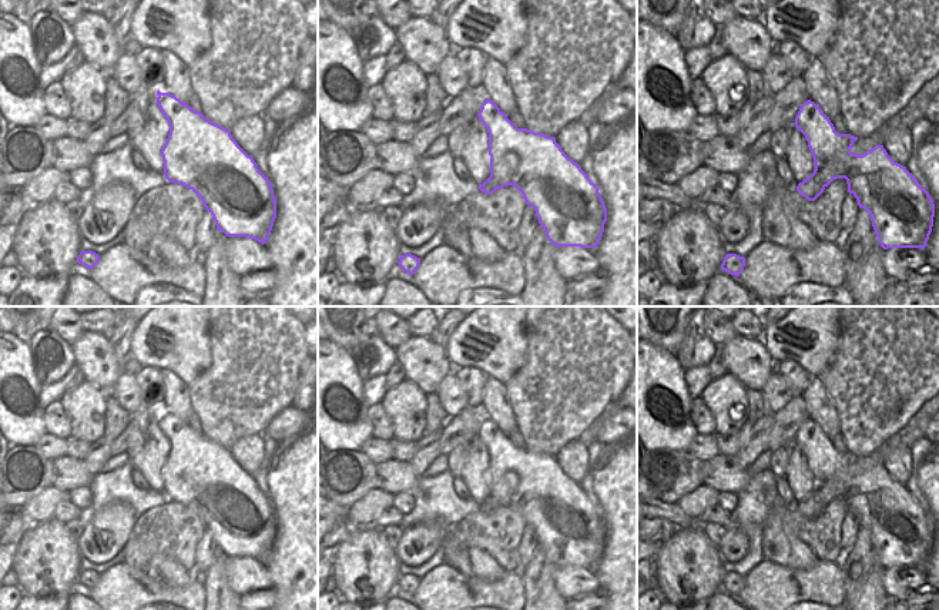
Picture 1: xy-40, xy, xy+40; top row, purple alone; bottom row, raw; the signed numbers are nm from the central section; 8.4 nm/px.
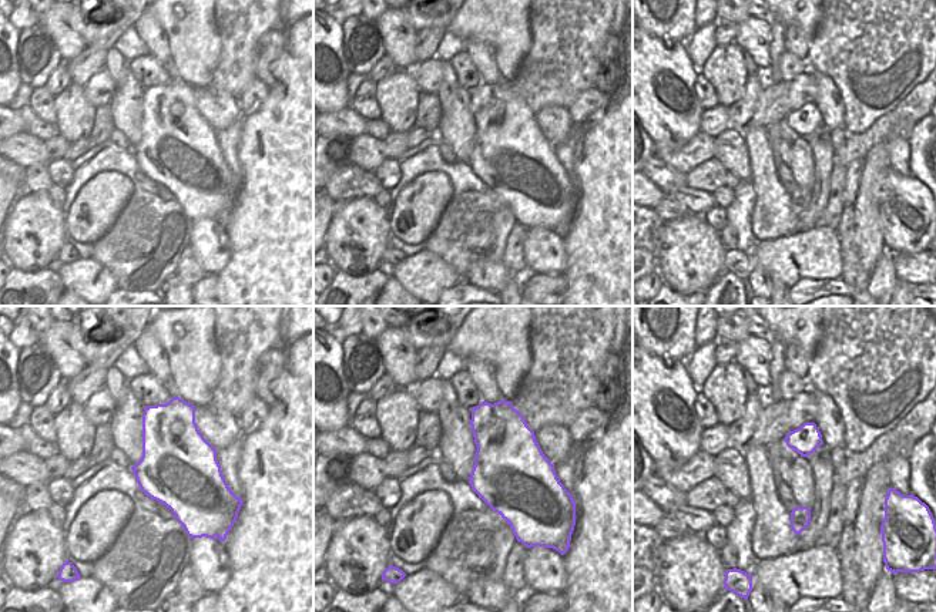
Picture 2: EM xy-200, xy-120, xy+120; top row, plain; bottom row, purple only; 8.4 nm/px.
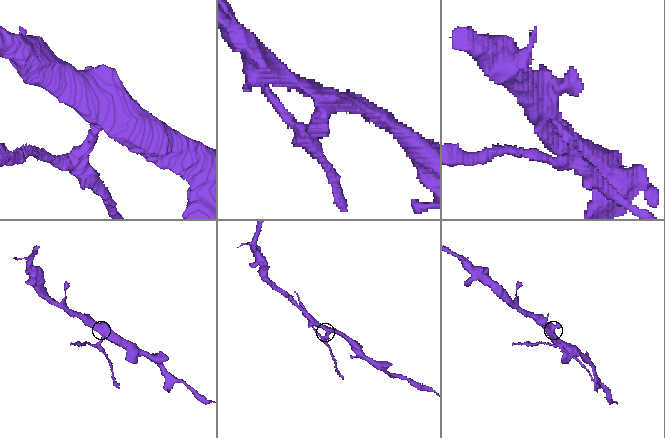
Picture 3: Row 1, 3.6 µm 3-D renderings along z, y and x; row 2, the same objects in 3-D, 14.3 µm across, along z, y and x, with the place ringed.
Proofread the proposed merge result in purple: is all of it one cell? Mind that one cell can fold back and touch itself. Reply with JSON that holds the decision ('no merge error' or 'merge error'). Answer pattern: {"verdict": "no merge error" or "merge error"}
{"verdict": "merge error"}

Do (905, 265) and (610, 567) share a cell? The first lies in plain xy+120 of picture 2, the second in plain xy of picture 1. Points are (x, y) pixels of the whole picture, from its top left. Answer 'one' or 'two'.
two

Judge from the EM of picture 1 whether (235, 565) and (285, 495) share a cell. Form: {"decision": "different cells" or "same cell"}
{"decision": "different cells"}

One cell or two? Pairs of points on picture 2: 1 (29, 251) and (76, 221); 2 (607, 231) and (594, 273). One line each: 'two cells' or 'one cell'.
1: two cells
2: one cell

